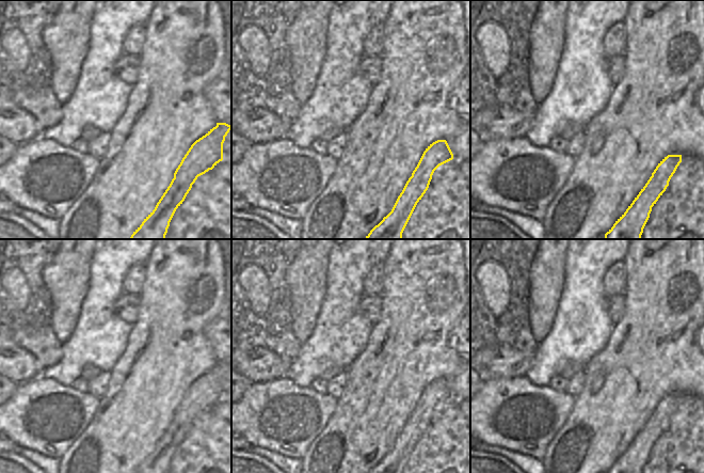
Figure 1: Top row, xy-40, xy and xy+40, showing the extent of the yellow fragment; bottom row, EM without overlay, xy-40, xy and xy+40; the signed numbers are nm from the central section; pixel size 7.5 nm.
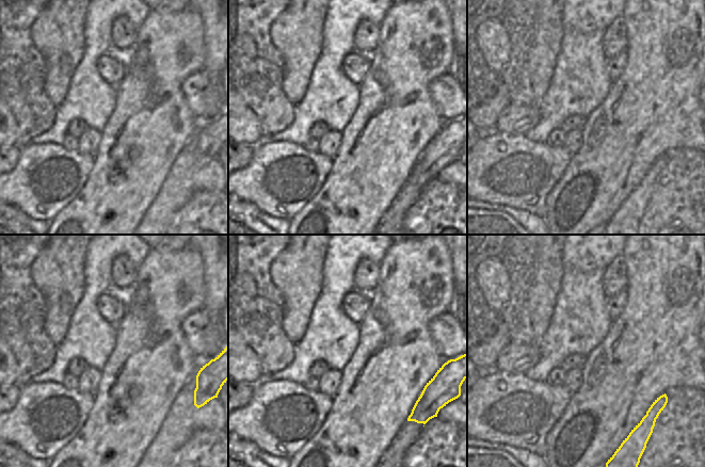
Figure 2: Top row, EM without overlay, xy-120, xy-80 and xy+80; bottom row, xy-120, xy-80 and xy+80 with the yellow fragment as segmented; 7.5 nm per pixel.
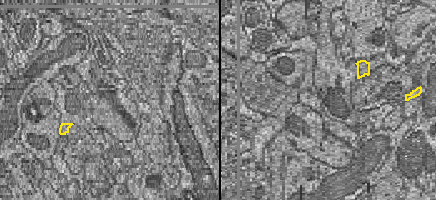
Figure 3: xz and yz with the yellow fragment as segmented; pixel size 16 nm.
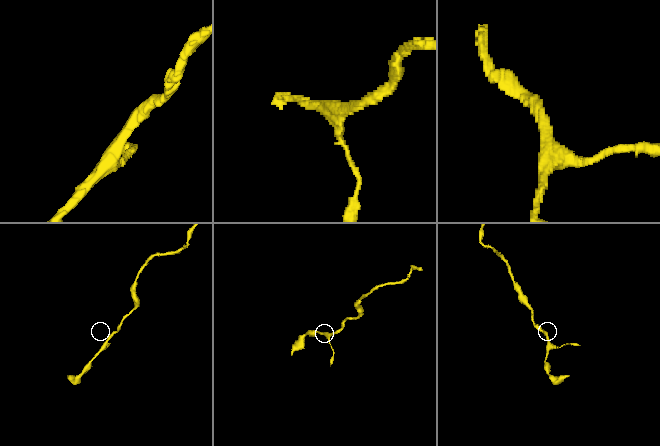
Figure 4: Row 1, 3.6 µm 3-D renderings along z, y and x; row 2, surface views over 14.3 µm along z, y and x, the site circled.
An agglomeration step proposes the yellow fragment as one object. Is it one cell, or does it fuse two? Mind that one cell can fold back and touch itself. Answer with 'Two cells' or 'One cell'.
One cell

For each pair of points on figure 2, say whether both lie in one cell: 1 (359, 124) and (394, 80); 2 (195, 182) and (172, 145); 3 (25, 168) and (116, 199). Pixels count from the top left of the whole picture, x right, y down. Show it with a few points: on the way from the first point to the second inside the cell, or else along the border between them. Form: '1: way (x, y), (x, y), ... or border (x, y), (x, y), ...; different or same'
1: way (367, 113), (389, 91); same
2: border (192, 132), (166, 176); different
3: border (93, 165), (83, 187), (65, 207); different

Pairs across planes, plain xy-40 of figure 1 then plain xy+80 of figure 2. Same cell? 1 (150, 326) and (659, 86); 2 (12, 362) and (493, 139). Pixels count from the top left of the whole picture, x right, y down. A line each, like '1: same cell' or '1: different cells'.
1: same cell
2: different cells

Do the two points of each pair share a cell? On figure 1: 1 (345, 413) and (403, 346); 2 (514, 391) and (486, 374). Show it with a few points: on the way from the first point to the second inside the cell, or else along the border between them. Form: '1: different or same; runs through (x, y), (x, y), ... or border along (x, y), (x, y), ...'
1: same; runs through (362, 396), (395, 363)
2: different; border along (520, 376), (489, 379), (485, 381)

